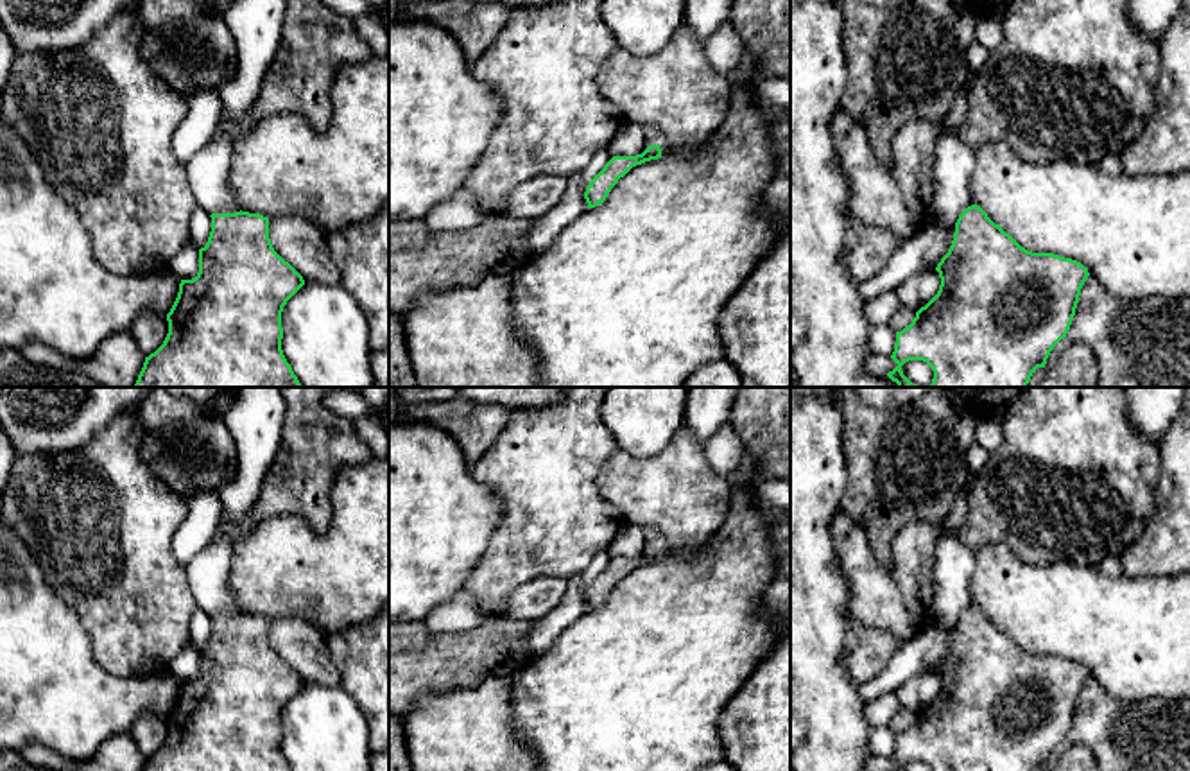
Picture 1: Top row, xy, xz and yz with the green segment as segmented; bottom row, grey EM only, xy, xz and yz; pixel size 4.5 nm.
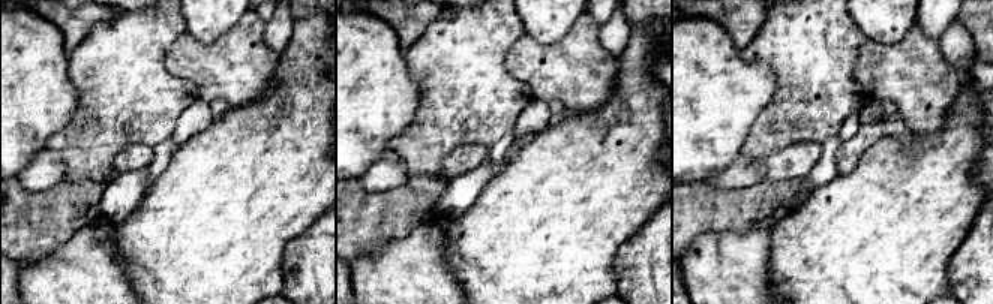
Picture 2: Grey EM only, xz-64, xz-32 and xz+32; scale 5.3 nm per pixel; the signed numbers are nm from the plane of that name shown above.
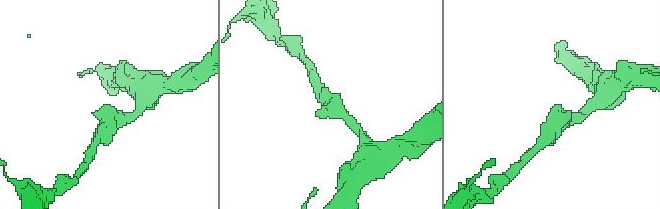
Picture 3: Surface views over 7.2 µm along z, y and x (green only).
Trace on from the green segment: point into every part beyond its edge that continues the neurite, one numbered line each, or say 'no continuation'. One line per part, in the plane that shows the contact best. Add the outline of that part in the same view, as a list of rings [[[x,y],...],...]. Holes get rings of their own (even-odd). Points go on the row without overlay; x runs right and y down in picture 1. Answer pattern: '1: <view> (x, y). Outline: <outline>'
no continuation

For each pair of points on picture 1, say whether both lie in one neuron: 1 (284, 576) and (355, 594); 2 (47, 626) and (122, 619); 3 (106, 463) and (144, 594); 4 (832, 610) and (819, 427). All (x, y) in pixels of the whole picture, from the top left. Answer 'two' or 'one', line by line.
1: one
2: two
3: one
4: one

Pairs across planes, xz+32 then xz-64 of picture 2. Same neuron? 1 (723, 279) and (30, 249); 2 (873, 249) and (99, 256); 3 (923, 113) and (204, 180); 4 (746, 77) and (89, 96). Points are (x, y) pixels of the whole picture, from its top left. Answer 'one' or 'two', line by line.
1: two
2: two
3: two
4: two

